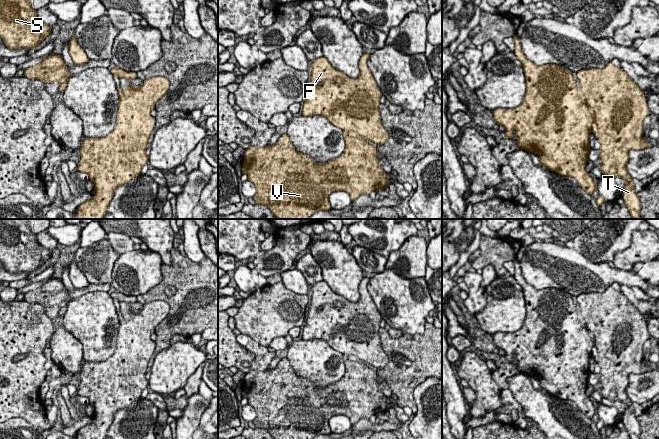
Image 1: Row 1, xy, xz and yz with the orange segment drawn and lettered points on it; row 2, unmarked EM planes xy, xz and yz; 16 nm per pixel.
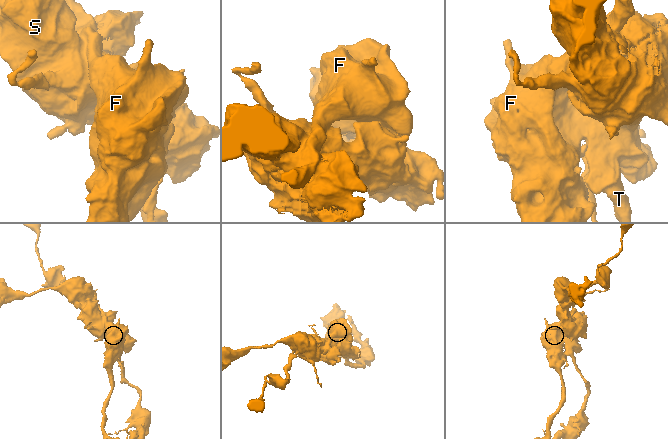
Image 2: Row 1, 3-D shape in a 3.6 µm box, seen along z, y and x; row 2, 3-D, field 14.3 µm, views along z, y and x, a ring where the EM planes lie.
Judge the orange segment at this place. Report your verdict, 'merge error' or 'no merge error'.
merge error

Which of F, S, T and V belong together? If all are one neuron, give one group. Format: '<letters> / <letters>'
F / S T V

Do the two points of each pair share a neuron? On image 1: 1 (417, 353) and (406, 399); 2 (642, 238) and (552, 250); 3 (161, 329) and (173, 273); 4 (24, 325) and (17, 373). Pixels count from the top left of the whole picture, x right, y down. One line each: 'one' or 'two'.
1: one
2: two
3: one
4: one

